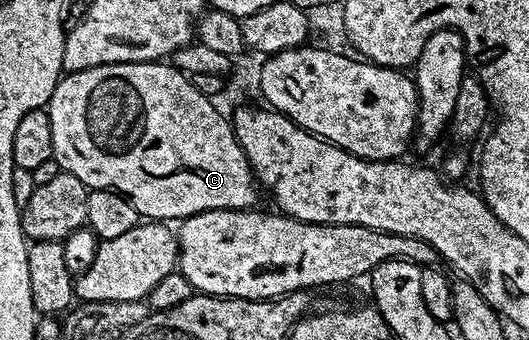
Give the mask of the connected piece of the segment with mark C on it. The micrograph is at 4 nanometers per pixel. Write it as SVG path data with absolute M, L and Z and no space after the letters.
M150 62L147 64L104 64L103 66L95 66L91 70L81 70L79 72L70 72L62 75L61 79L58 80L55 90L51 94L47 105L47 111L49 113L49 121L51 122L51 142L53 143L53 159L59 162L62 173L79 178L79 182L83 182L88 186L89 189L94 188L109 188L113 192L118 192L121 196L131 202L131 206L135 206L138 217L148 218L153 222L180 222L185 219L186 216L194 216L200 212L206 212L207 210L215 210L216 208L247 208L252 209L253 204L257 200L257 188L259 189L258 181L255 179L253 174L253 167L250 166L249 160L245 156L244 150L239 146L239 142L235 138L233 133L232 123L228 119L225 120L221 117L221 112L216 108L214 101L210 97L199 94L199 90L195 90L192 79L186 73L180 72L178 68L173 67L172 63L169 62Z

